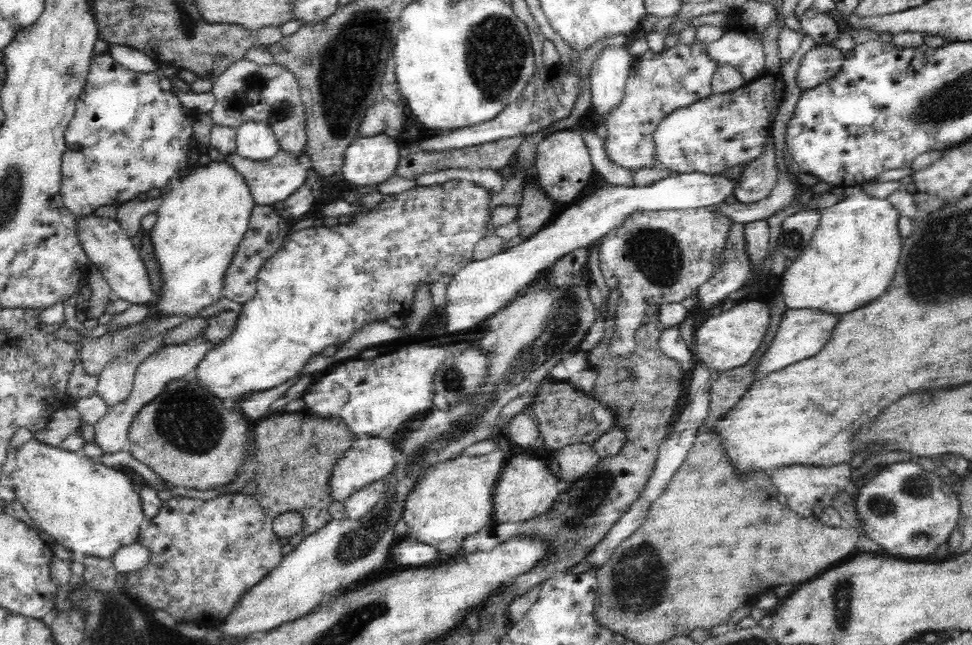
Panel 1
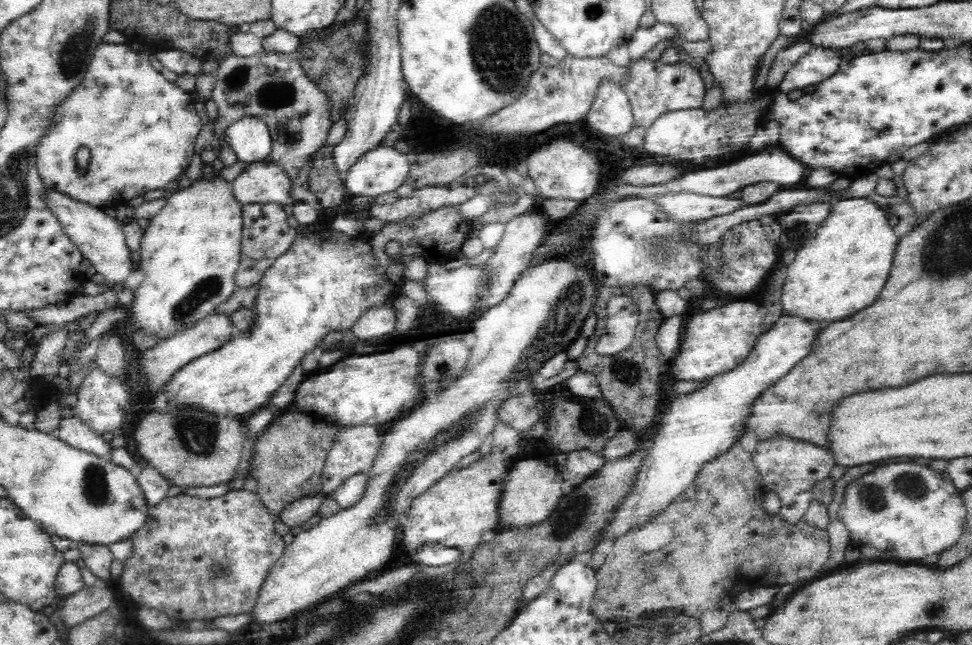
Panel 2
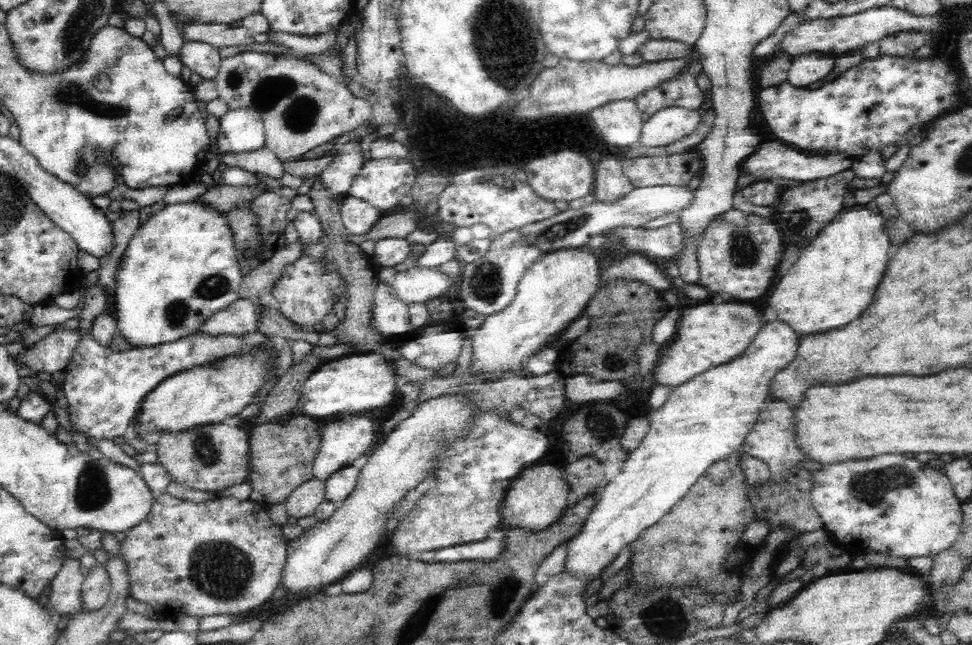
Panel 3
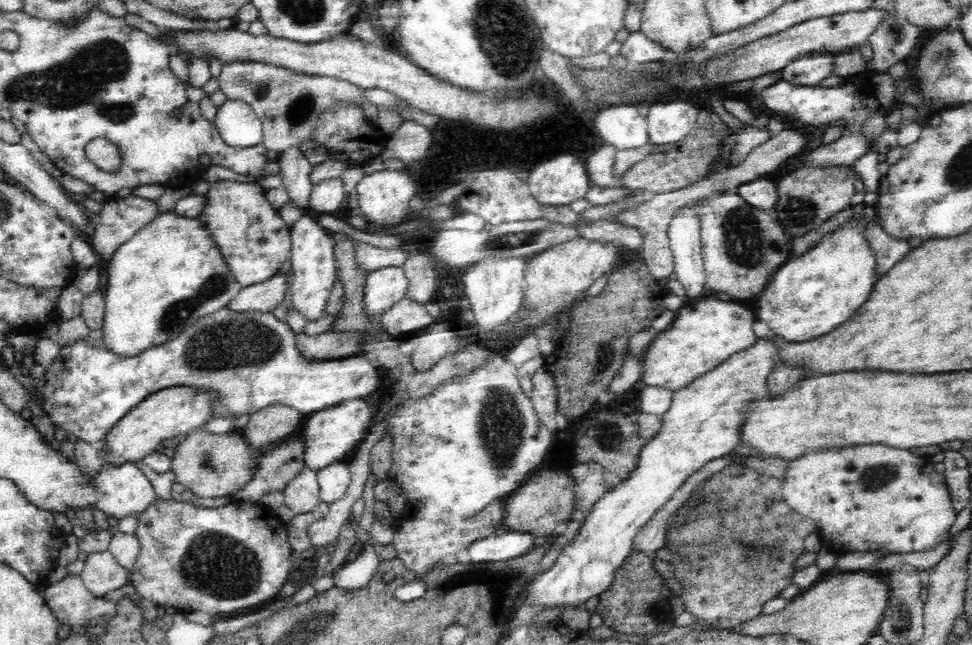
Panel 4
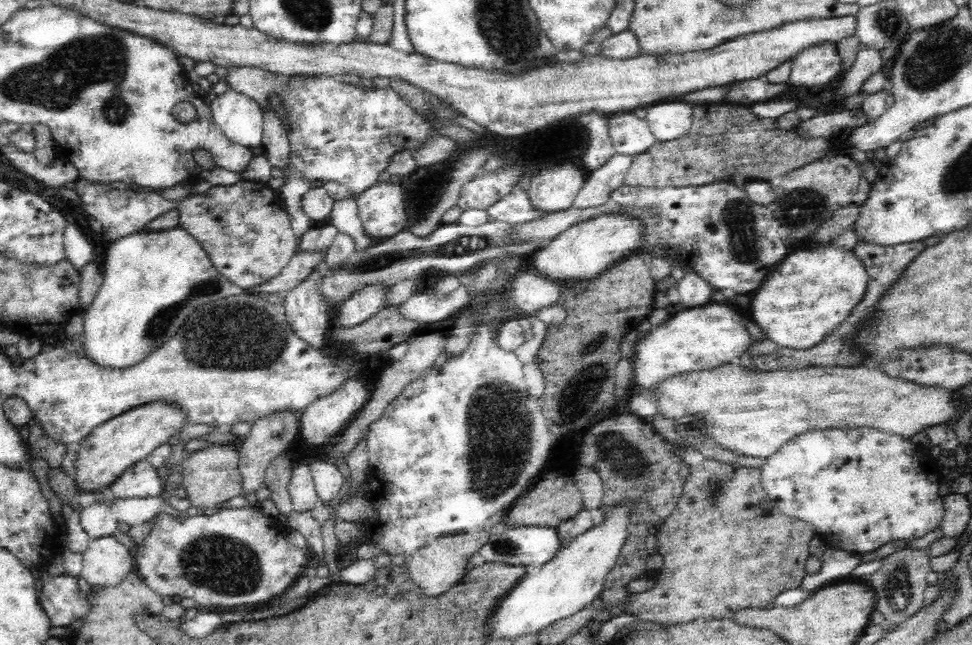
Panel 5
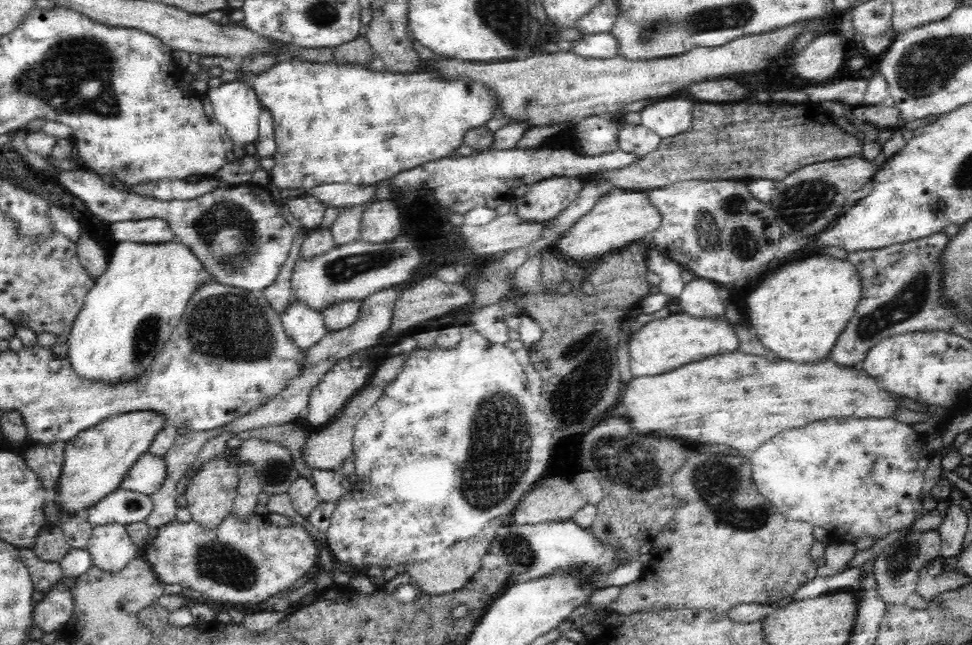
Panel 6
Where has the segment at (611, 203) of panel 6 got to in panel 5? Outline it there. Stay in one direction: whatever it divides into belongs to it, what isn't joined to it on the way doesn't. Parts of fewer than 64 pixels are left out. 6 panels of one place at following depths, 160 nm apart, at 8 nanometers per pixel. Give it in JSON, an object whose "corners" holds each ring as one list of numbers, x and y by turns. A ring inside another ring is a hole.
{"corners":[[615,211,614,214,598,214,584,222,578,222,562,231,554,240,542,246,531,256,531,266,542,278,555,282,580,282,590,280,608,270,618,260,641,248,642,226,632,214]]}

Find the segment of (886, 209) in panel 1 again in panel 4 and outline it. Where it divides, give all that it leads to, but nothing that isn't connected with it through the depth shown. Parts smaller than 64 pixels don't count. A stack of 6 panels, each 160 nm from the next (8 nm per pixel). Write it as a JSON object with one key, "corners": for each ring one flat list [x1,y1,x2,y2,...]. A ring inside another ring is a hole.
{"corners":[[865,205,860,218,853,218,837,231,823,236,812,250,796,260,788,260,786,268,782,266,774,274,766,290,756,297,758,302,752,304,757,320,764,321,775,337,790,343,810,342,836,330,866,302,881,277,876,273,876,257,866,237,868,220,877,220,874,205]]}

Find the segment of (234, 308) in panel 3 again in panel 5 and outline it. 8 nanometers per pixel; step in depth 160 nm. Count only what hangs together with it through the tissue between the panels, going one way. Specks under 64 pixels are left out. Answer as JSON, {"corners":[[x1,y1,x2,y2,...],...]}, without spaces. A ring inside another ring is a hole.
{"corners":[[326,250,298,251,282,272,264,284,247,289,249,294,284,294,298,286,313,270,322,266]]}

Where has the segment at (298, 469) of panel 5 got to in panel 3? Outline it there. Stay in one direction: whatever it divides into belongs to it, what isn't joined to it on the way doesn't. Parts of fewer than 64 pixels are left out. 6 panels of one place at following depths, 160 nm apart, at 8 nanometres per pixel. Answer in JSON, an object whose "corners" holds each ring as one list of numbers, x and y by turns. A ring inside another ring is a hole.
{"corners":[[316,478,308,480,296,490,292,490,285,500,288,517,304,518,314,514,317,506,325,501,326,484]]}

